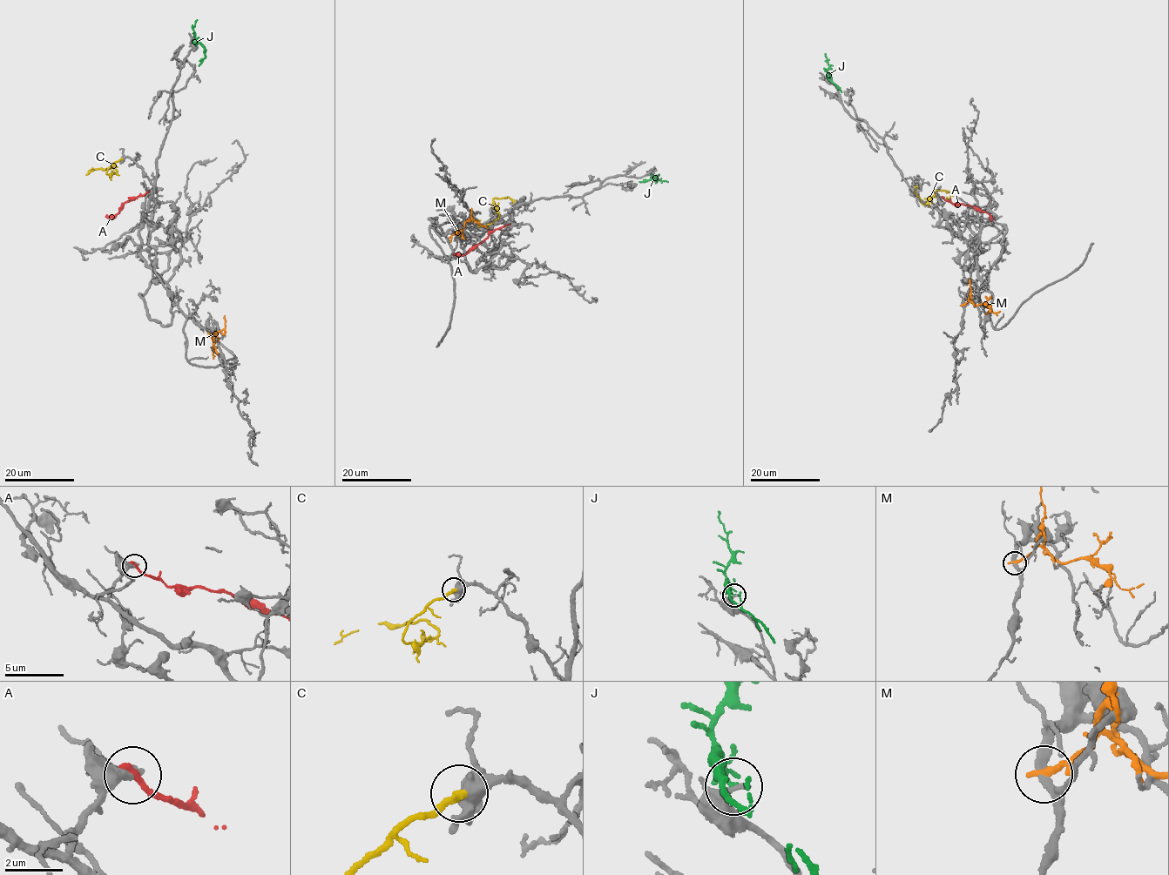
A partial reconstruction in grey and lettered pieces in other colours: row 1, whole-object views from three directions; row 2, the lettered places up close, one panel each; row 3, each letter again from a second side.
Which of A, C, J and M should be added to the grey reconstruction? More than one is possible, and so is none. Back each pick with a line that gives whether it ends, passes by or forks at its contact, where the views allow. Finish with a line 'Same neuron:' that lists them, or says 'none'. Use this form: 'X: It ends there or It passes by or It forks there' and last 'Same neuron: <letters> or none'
C: It ends there
Same neuron: C

